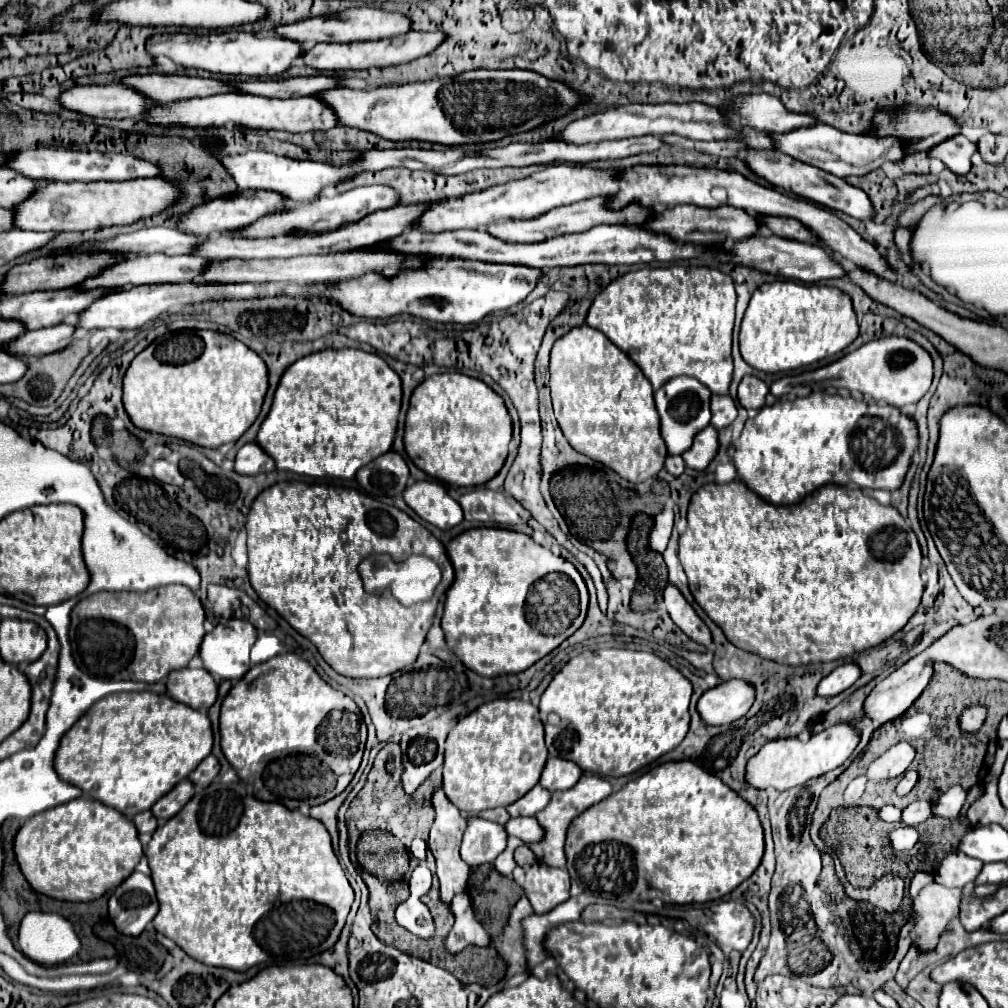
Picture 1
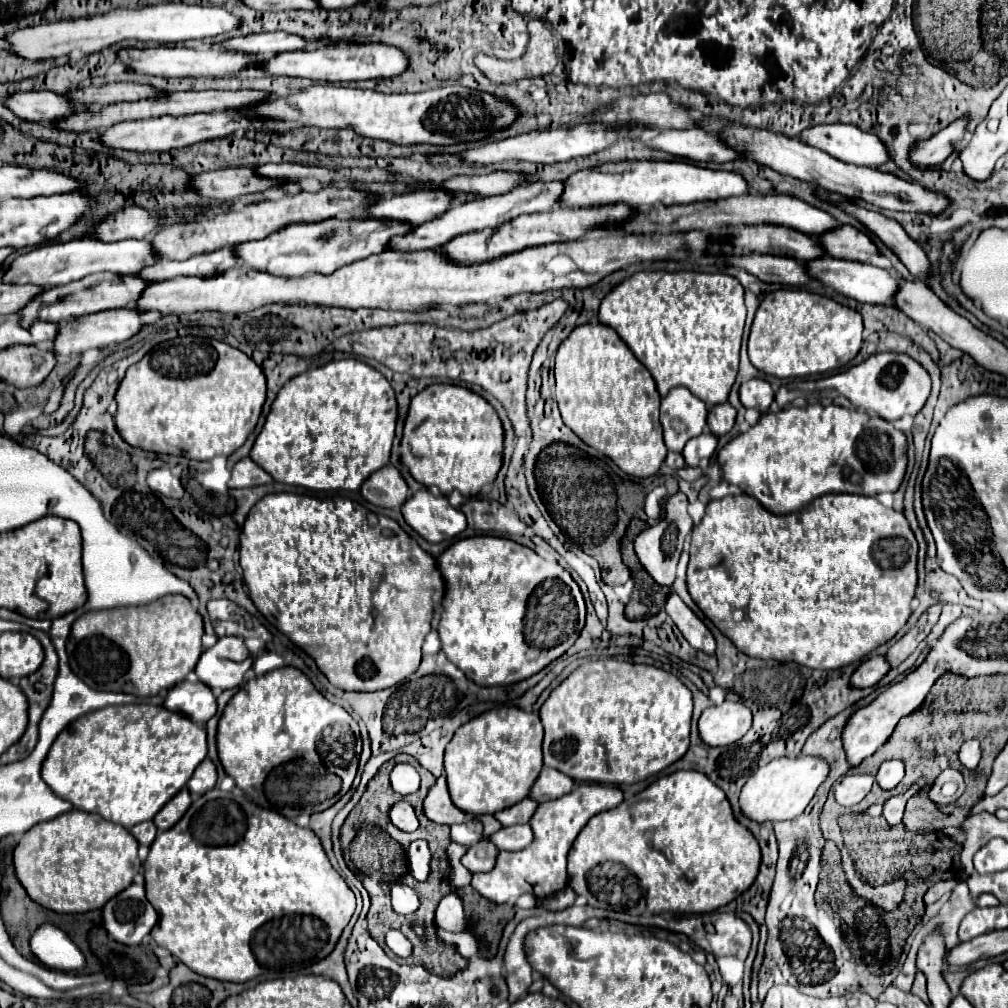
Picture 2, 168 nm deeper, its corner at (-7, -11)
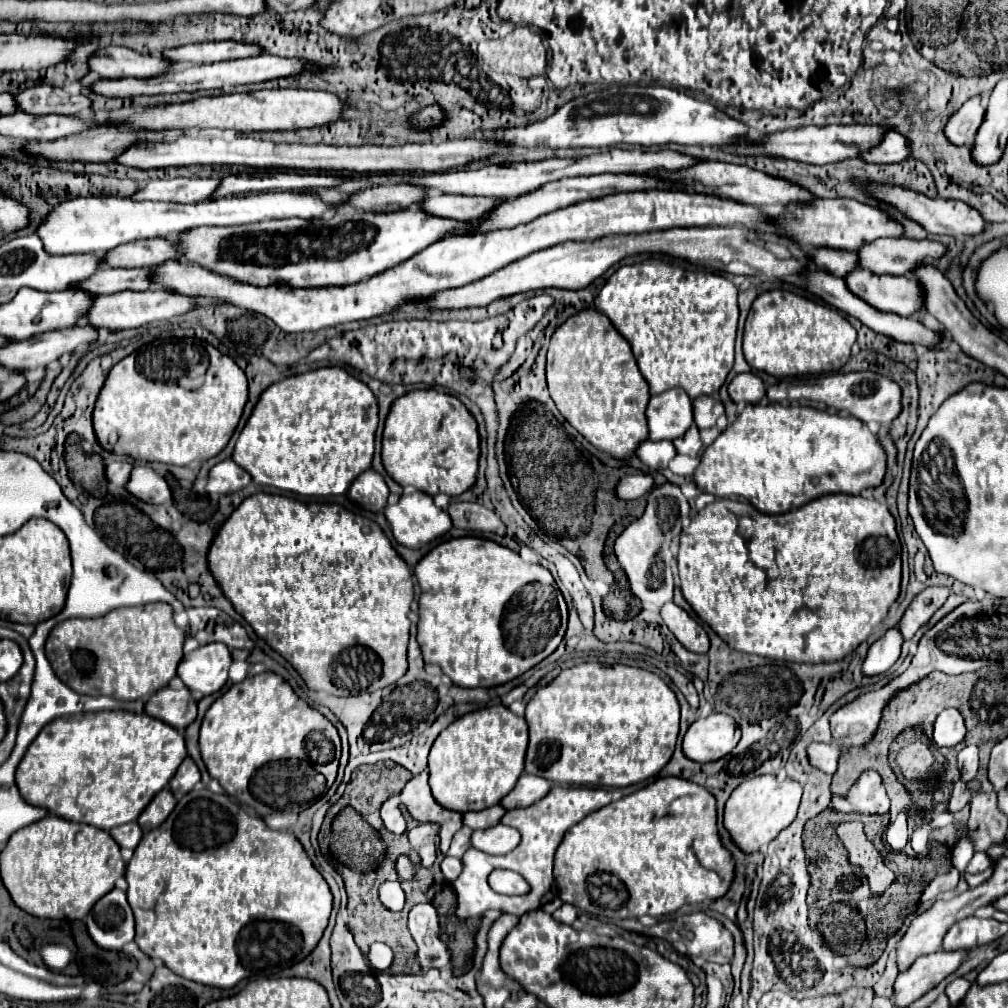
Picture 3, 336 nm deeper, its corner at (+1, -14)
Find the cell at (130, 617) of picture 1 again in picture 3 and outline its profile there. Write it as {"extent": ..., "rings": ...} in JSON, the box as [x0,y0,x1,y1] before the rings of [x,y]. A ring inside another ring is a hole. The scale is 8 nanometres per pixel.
{"extent":[45,603,185,701],"rings":[[[151,603],[115,609],[95,619],[61,621],[45,647],[55,675],[73,691],[135,701],[147,699],[169,685],[183,659],[183,641],[185,633],[173,621],[173,607]]]}

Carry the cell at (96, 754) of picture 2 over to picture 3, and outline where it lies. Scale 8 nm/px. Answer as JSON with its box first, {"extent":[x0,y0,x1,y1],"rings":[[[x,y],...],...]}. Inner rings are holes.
{"extent":[15,709,185,831],"rings":[[[123,709],[79,713],[59,717],[41,729],[19,763],[15,779],[21,795],[29,803],[45,807],[47,811],[63,815],[65,819],[83,819],[83,823],[95,823],[95,827],[111,831],[113,827],[135,821],[151,799],[169,785],[185,757],[185,737],[175,727],[169,727],[155,717],[145,713],[137,715]]]}

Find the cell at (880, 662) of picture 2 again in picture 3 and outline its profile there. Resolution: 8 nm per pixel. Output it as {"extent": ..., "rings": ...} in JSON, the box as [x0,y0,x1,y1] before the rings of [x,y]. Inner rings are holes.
{"extent":[861,627,903,677],"rings":[[[897,627],[889,629],[881,639],[877,639],[869,647],[869,653],[863,661],[863,669],[861,669],[863,675],[865,677],[875,677],[875,675],[887,673],[889,667],[899,659],[901,643],[903,643],[903,637],[899,635]]]}

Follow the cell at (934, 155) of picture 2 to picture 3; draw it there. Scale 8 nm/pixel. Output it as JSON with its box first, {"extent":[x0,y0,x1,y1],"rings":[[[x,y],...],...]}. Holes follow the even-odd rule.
{"extent":[943,97,985,147],"rings":[[[973,97],[965,101],[965,105],[957,109],[945,125],[943,133],[947,135],[947,141],[957,147],[971,145],[975,131],[983,121],[983,115],[985,115],[985,107],[981,105],[981,97]]]}

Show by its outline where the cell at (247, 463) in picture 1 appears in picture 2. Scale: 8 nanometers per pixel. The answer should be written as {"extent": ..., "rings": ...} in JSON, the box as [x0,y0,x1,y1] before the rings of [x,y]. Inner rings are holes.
{"extent":[229,458,273,488],"rings":[[[251,458],[239,460],[233,470],[231,470],[231,480],[229,488],[249,488],[249,486],[261,486],[261,484],[271,484],[273,478],[259,468]]]}

